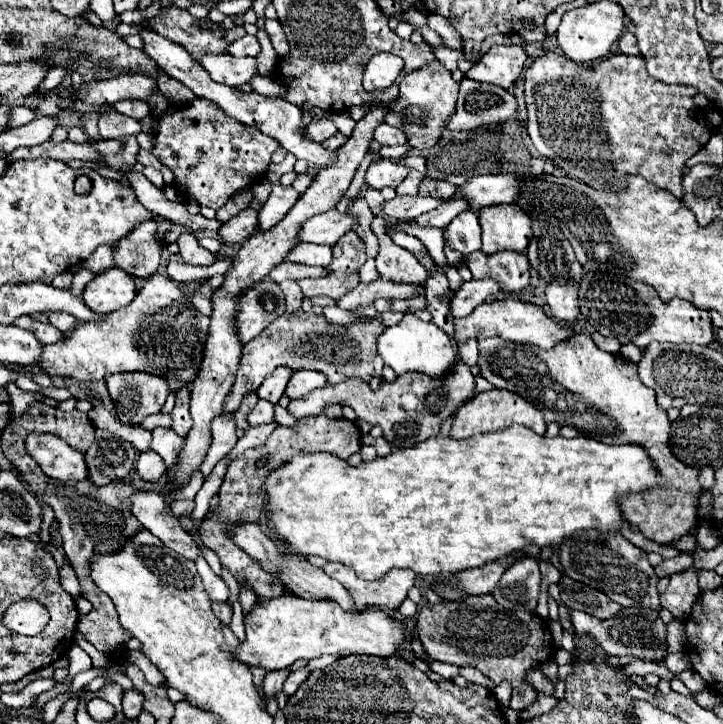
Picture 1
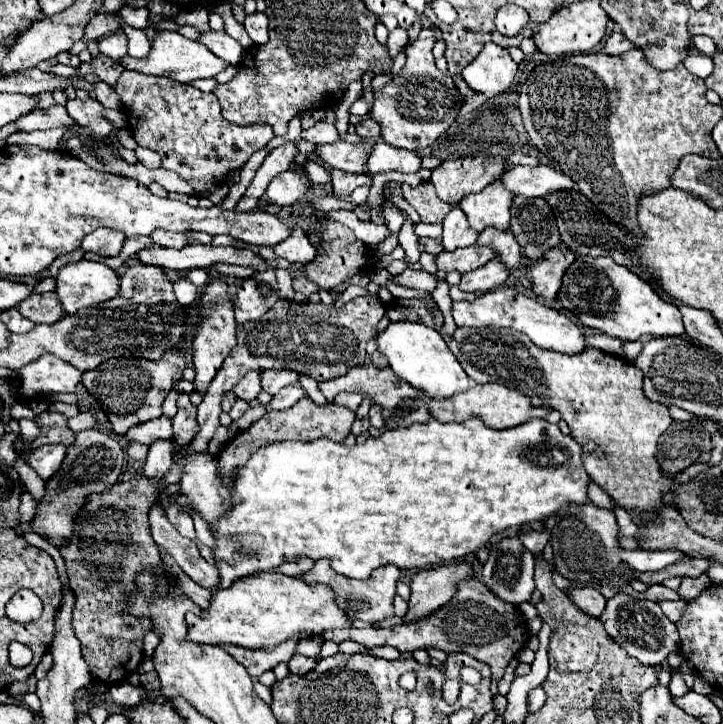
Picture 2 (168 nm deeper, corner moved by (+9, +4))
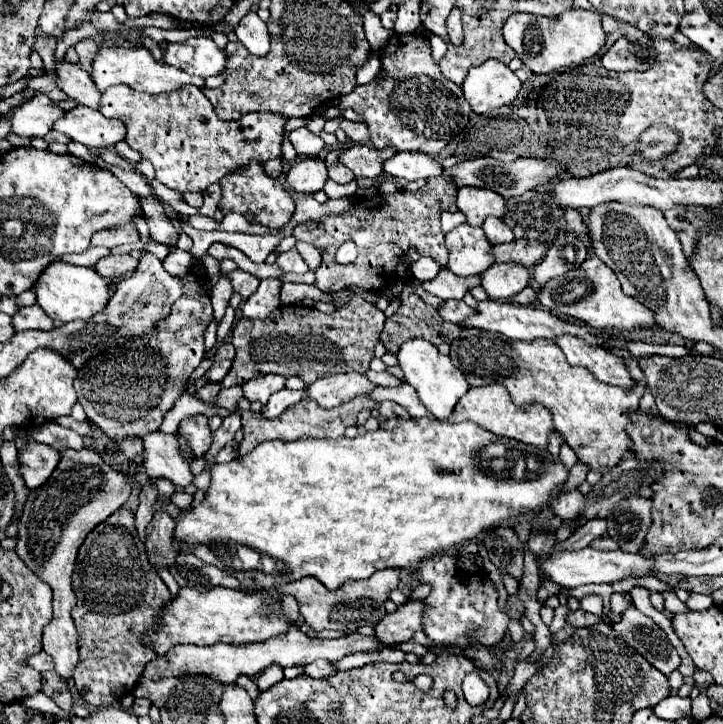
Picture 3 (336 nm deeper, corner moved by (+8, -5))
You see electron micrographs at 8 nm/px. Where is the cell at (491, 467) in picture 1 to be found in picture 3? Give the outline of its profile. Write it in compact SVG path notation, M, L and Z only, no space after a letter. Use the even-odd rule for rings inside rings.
M424 416L424 418L410 418L404 424L392 428L392 430L372 430L358 434L356 438L298 438L292 442L282 442L282 440L270 440L258 444L252 452L248 452L244 458L234 458L226 464L214 464L210 470L210 486L204 494L204 500L200 504L190 504L184 508L184 512L174 520L174 538L182 542L182 548L186 554L194 554L196 558L204 558L208 564L216 564L220 570L234 572L240 570L236 568L236 548L238 544L244 544L260 554L268 554L276 562L284 566L282 570L282 580L294 582L304 576L314 576L320 580L328 590L340 588L346 580L366 580L370 578L376 570L384 568L408 568L416 562L422 562L424 558L430 558L432 554L438 552L456 552L458 544L466 540L478 538L482 530L492 528L494 524L510 518L518 518L524 512L538 510L540 504L544 504L554 488L562 486L568 478L568 468L560 462L554 460L548 450L536 450L534 446L524 446L522 442L516 442L512 438L496 436L482 426L466 420L460 424L450 424L450 422L440 422L436 418Z

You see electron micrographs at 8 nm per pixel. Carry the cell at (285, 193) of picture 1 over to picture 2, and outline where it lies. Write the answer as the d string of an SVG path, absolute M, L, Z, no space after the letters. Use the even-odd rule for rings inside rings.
M283 171L279 173L265 191L265 205L277 207L293 207L309 187L309 179L305 173Z

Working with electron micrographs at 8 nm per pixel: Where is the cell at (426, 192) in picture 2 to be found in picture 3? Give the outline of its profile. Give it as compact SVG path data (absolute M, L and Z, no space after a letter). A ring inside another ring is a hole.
M436 176L428 178L426 186L416 192L396 192L396 194L374 194L372 198L358 198L352 210L324 216L318 226L298 224L294 236L304 242L312 242L322 252L322 264L316 270L316 286L322 292L338 292L346 286L358 286L364 290L382 292L396 280L398 260L408 252L416 250L420 256L428 256L440 266L448 262L448 250L444 244L444 234L440 228L440 214L444 210L456 212L456 182L452 178ZM352 240L358 244L358 258L352 264L338 264L330 260L342 242Z

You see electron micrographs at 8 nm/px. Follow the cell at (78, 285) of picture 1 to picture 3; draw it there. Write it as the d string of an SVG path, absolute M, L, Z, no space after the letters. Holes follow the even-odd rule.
M28 306L28 308L20 308L14 316L12 316L12 328L16 332L22 330L50 330L54 328L52 320L44 314L44 310L40 310L40 306Z

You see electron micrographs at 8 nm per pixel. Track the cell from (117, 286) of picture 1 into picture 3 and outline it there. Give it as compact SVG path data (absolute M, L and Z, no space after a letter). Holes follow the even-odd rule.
M54 260L32 286L36 294L36 304L54 320L54 324L66 324L72 320L88 320L100 310L110 300L110 290L104 278L96 274L94 268L82 268L74 264L66 264L62 260Z

